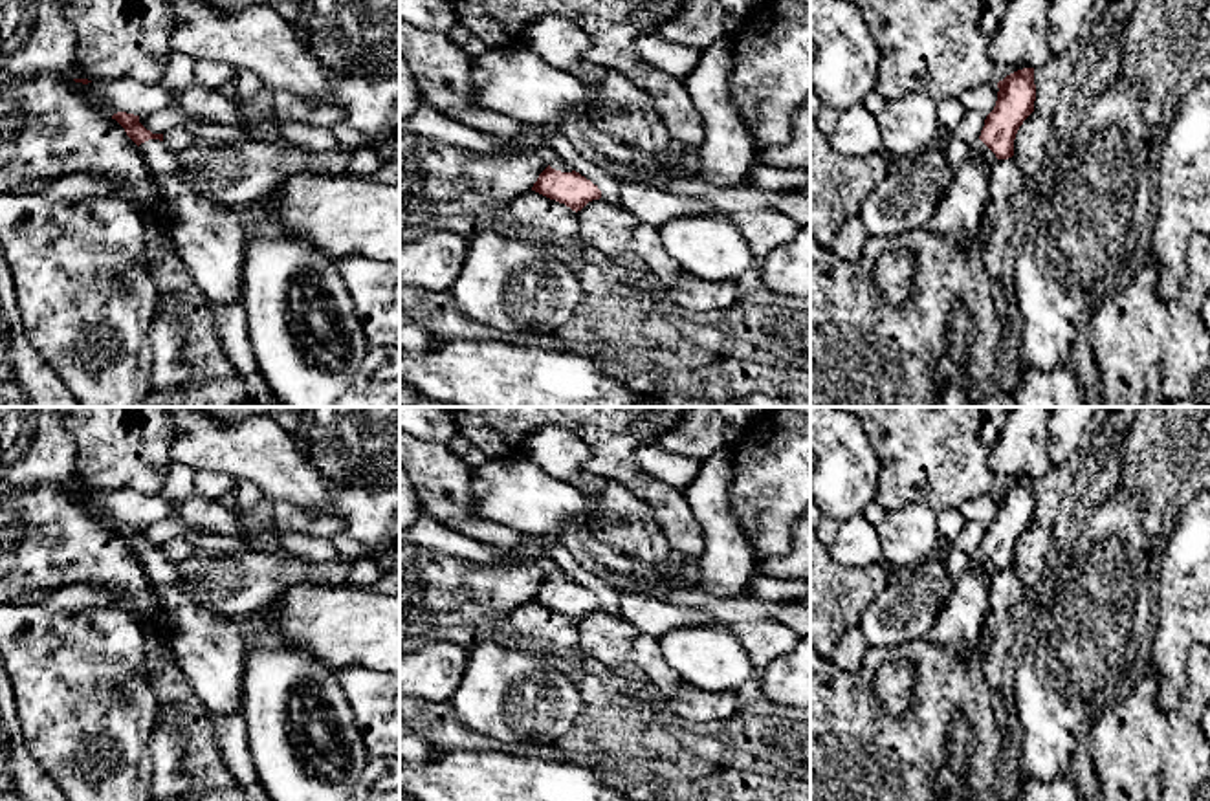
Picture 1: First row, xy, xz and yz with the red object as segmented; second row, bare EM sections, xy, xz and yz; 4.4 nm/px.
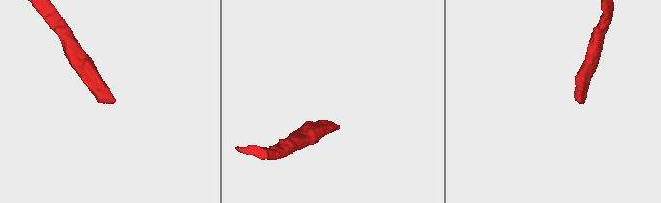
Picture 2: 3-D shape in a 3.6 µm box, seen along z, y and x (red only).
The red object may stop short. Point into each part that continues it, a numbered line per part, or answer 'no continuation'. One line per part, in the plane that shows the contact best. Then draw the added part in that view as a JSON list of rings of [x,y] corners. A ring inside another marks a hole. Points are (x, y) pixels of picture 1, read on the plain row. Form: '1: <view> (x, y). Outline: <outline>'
1: xy (209, 649). Outline: [[[160,550],[139,557],[160,610],[170,629],[170,645],[180,671],[209,713],[242,709],[246,643],[238,623],[202,610],[183,590],[174,563]]]

